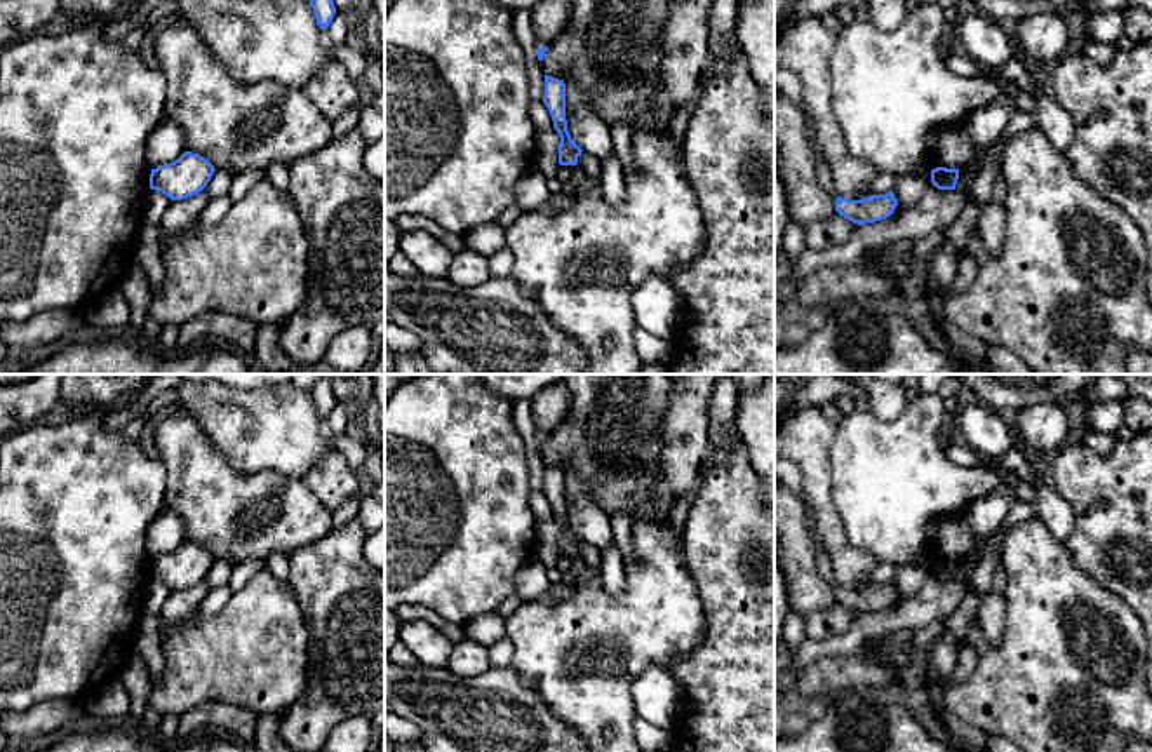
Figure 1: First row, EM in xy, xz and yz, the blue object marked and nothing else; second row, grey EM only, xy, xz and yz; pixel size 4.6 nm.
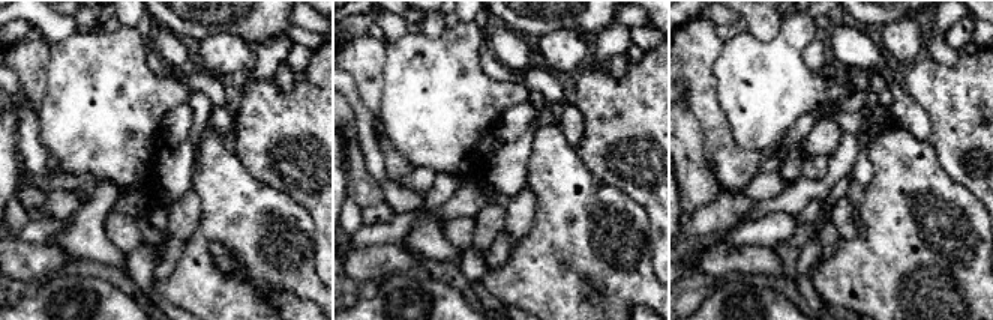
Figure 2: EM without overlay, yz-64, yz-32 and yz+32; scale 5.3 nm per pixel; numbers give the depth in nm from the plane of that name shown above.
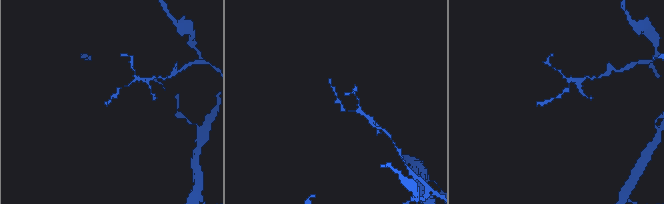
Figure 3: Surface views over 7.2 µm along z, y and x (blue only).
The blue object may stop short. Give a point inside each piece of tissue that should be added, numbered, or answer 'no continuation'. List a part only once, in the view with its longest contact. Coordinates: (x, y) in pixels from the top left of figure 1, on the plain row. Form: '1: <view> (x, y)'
no continuation

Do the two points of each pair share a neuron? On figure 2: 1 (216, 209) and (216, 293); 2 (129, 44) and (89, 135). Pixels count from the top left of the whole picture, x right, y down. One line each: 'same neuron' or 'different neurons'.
1: same neuron
2: same neuron

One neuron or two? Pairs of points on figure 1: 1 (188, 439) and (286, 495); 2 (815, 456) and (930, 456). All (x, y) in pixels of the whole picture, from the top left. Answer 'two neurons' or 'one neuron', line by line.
1: one neuron
2: two neurons

